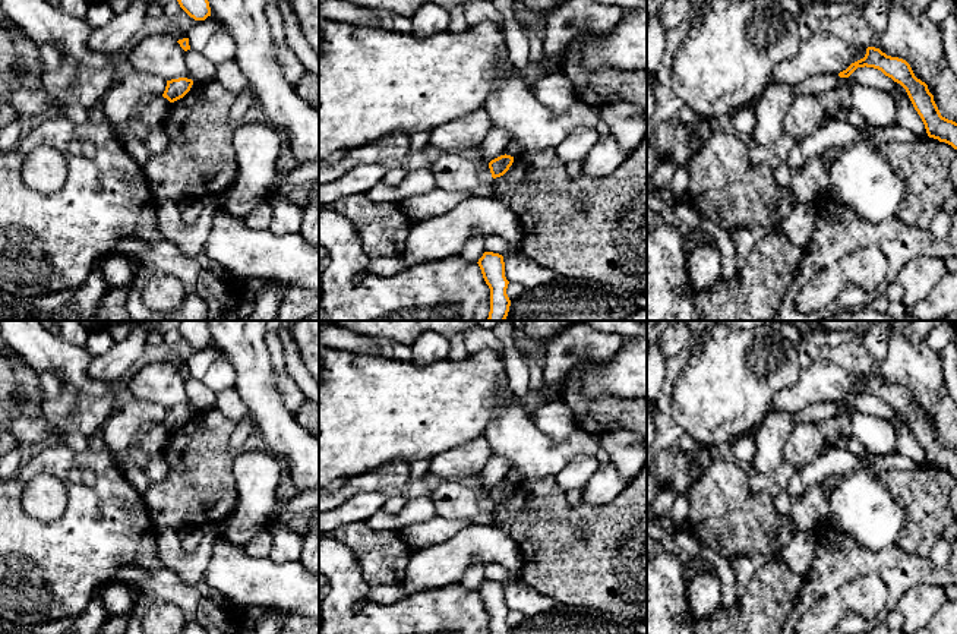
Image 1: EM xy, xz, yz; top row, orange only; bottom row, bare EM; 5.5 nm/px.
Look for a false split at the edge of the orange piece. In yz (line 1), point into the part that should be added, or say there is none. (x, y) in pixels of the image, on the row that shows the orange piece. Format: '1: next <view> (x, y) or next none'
1: next none

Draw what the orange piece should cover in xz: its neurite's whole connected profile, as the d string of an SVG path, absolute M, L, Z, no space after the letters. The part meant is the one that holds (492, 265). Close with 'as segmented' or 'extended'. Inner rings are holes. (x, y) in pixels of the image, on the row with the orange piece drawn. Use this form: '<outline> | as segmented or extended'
M484 252L477 264L490 288L490 312L486 321L505 321L511 300L506 294L509 281L505 277L503 256L493 252Z | as segmented

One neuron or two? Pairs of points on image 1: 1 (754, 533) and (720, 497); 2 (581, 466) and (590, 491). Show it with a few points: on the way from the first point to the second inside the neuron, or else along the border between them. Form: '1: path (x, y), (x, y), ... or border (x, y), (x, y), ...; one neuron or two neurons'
1: path (745, 524), (726, 505); one neuron
2: border (599, 466), (580, 489); two neurons

